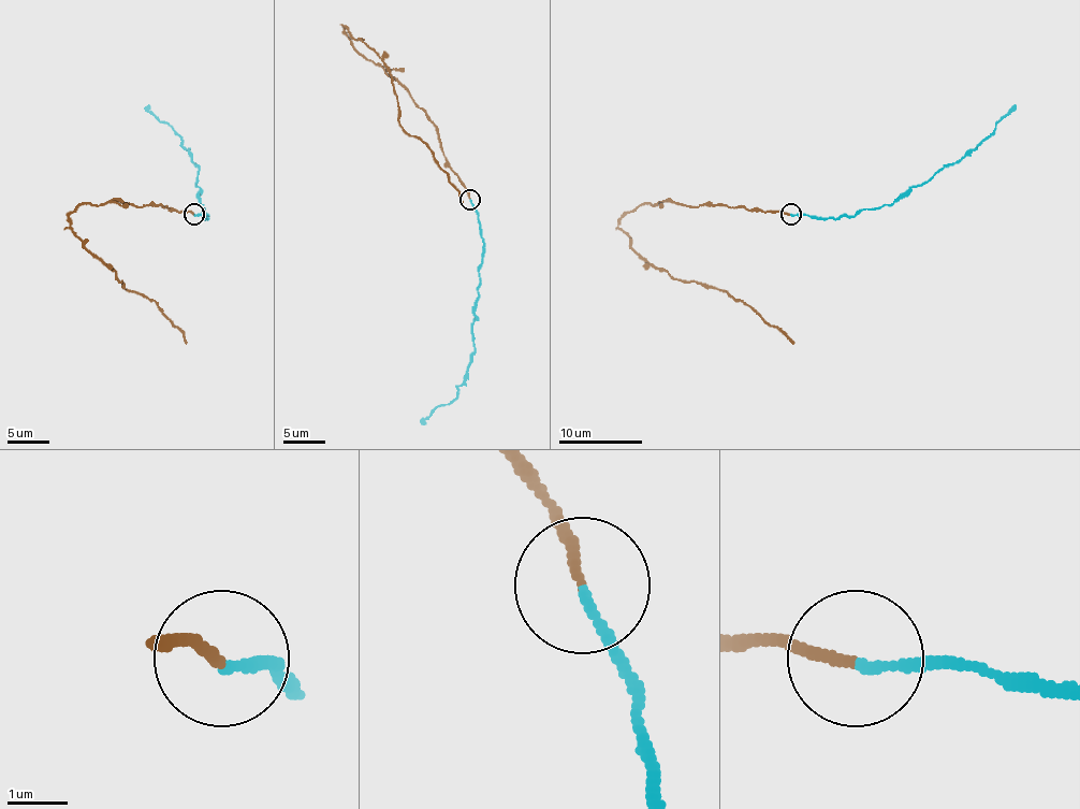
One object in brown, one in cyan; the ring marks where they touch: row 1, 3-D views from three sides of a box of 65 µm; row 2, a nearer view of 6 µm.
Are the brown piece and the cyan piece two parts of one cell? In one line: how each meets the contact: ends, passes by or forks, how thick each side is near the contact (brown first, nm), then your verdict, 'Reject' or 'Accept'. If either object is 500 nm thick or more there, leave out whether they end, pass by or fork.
At the ring brown ends. At the ring cyan ends. Thickness 160 nm (brown) against 140 nm. Reject

